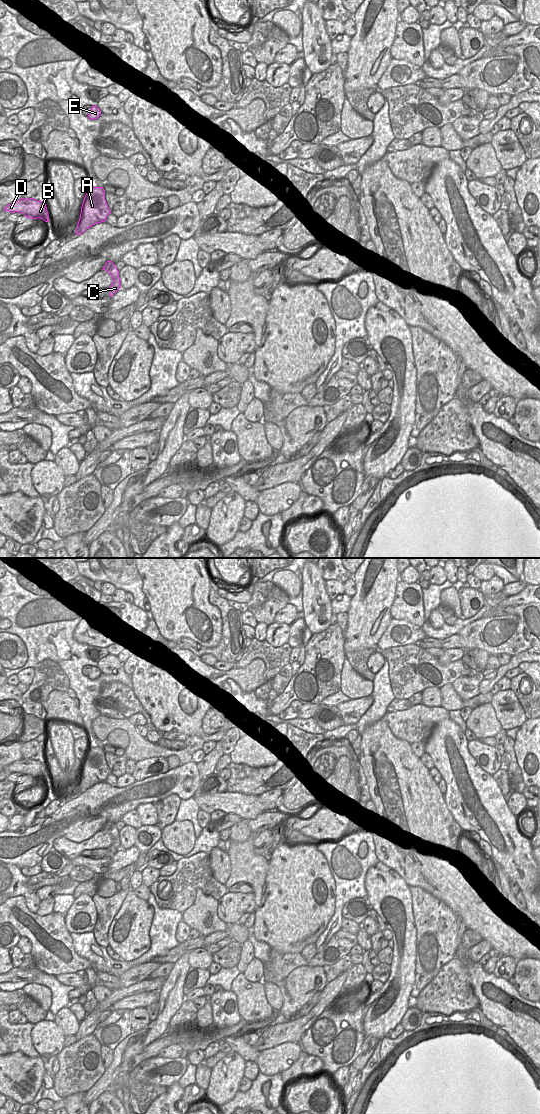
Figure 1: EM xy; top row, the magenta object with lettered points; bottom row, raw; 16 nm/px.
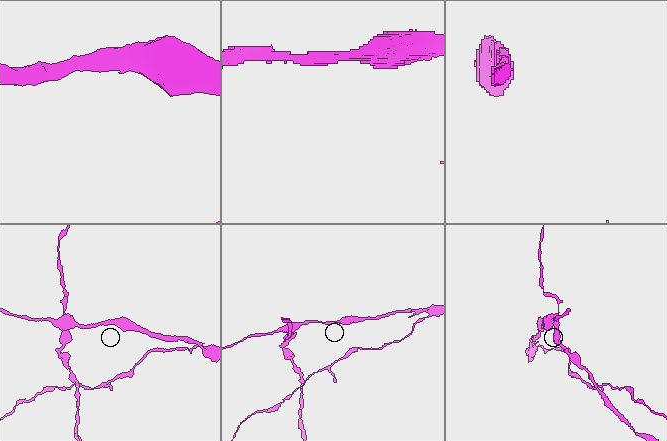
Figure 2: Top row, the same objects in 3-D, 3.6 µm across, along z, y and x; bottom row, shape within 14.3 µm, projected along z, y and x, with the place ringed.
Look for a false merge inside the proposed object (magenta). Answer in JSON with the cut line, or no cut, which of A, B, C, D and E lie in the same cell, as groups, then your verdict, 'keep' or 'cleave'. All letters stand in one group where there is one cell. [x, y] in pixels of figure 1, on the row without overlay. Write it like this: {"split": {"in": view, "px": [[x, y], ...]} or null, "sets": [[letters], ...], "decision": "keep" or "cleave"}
{"split": {"in": "xy", "px": [[92, 747], [86, 756]]}, "sets": [["A", "B", "D"], ["C", "E"]], "decision": "cleave"}

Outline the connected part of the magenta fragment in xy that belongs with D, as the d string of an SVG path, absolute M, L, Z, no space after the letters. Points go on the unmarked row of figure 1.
M21 758L7 765L3 770L11 773L19 772L25 775L26 778L30 779L43 779L45 782L49 782L49 775L45 761L37 761L36 759Z

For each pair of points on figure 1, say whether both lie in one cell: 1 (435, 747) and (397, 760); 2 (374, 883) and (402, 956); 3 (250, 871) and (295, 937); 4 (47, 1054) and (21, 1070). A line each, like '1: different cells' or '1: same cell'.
1: different cells
2: same cell
3: different cells
4: different cells

